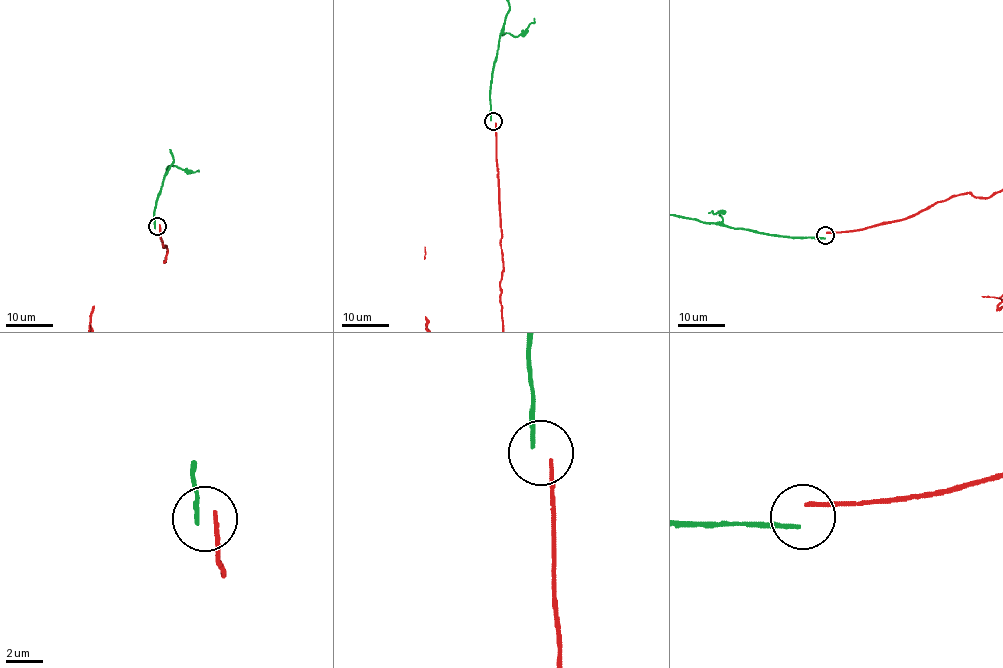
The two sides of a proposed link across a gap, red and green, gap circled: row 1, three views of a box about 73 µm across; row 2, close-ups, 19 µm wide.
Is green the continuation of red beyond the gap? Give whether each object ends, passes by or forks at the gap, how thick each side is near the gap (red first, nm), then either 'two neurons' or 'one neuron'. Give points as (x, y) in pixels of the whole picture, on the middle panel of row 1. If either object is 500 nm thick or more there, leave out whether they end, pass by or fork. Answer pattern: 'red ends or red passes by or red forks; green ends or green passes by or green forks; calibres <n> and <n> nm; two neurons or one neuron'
red ends; green ends; calibres 200 and 240 nm; two neurons

